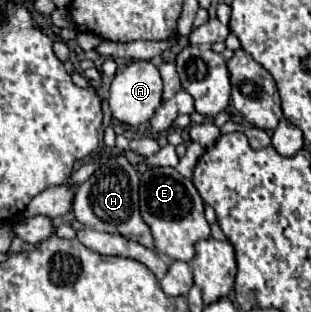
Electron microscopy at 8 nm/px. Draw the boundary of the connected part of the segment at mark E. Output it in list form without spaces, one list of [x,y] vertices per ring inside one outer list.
[[[147,167],[141,171],[139,211],[151,229],[155,251],[161,257],[189,263],[195,257],[195,243],[211,237],[199,191],[173,167]]]

